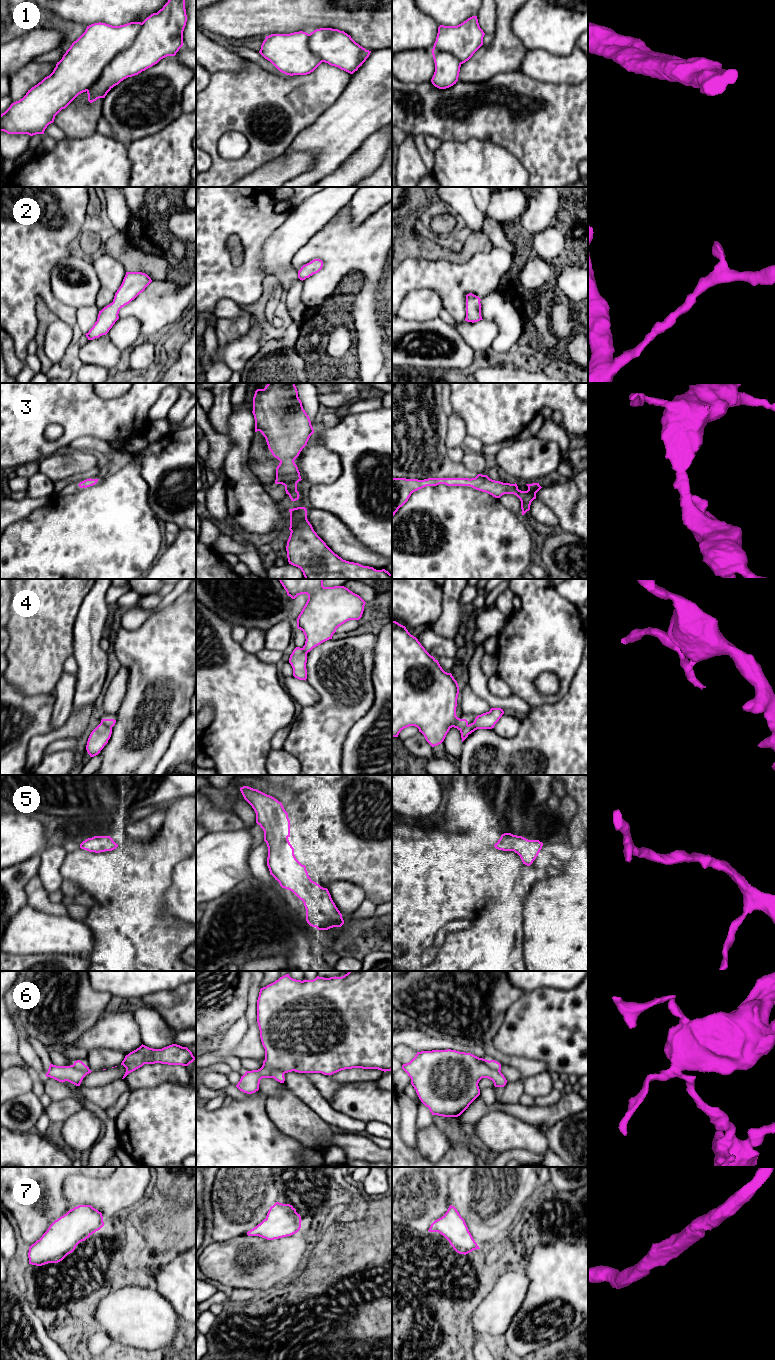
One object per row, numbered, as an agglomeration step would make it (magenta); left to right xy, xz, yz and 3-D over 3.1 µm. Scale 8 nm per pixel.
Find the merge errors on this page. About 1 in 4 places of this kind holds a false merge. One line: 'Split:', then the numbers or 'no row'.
Split: 4, 6

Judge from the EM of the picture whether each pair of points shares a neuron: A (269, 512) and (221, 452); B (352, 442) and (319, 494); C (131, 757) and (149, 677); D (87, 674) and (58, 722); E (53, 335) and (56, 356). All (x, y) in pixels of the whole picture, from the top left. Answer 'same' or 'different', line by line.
A: different
B: same
C: same
D: different
E: same

